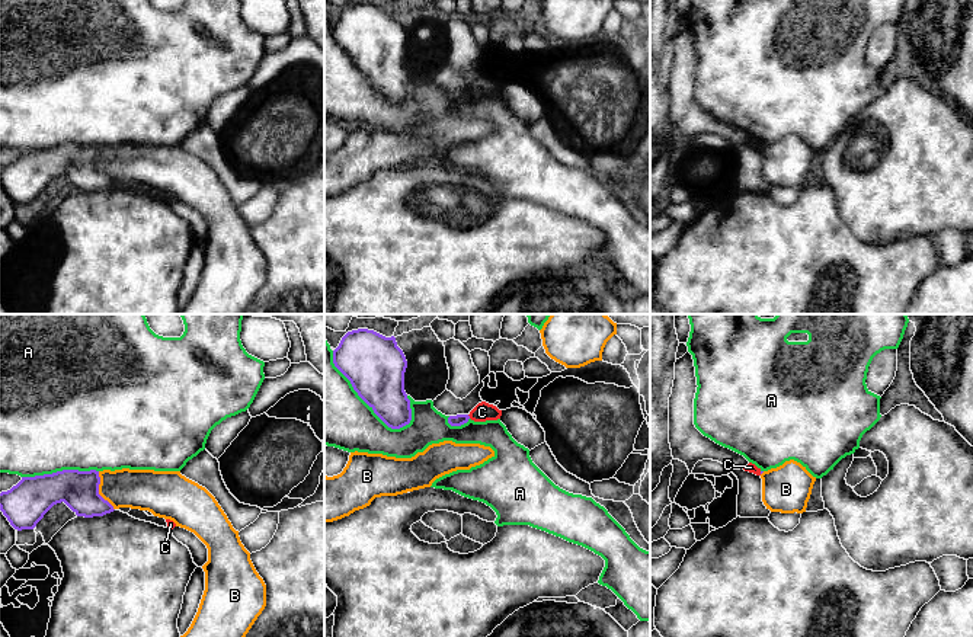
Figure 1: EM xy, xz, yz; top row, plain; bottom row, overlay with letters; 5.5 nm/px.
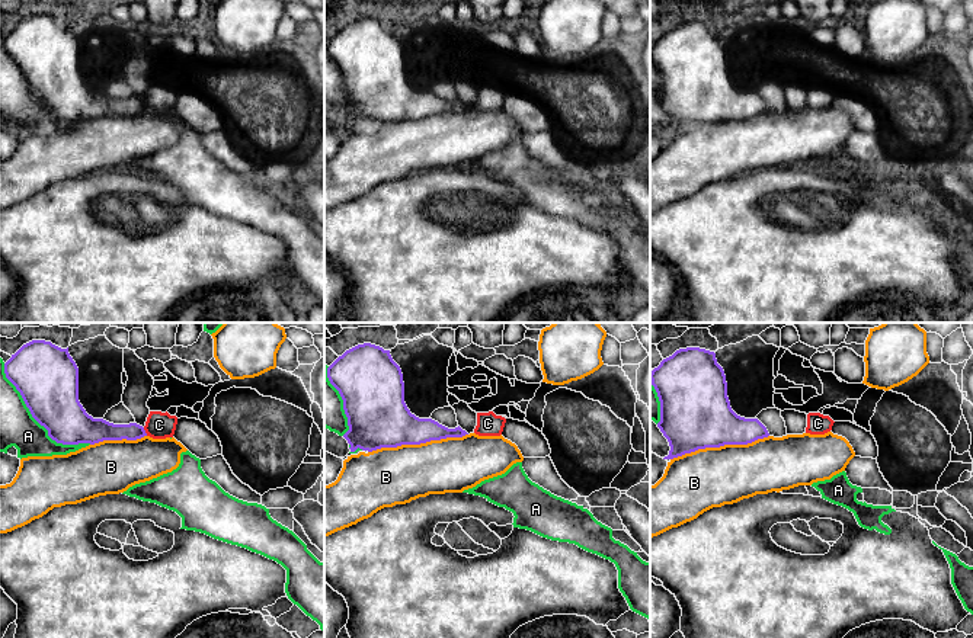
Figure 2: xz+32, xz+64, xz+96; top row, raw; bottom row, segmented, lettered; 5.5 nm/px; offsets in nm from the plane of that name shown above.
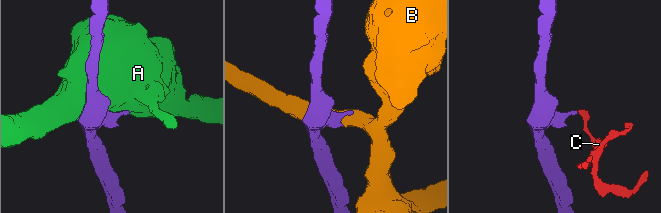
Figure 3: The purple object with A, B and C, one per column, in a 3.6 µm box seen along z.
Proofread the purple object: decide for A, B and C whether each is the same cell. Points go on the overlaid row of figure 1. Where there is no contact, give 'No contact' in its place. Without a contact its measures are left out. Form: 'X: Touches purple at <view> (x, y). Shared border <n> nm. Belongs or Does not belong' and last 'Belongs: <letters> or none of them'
A: Touches purple at xz (362, 399). Shared border 600 nm. Does not belong
B: Touches purple at xy (98, 490). Shared border 240 nm. Does not belong
C: Touches purple at xz (469, 416). Shared border 30 nm. Does not belong
Belongs: none of them

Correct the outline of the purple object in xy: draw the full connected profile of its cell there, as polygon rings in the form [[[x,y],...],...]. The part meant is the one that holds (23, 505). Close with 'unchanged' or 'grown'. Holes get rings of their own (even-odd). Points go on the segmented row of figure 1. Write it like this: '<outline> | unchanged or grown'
[[[63,470],[52,474],[22,477],[7,492],[0,493],[0,510],[17,529],[33,529],[44,515],[57,503],[64,502],[77,516],[93,518],[113,512],[113,506],[99,494],[99,471]]] | unchanged

